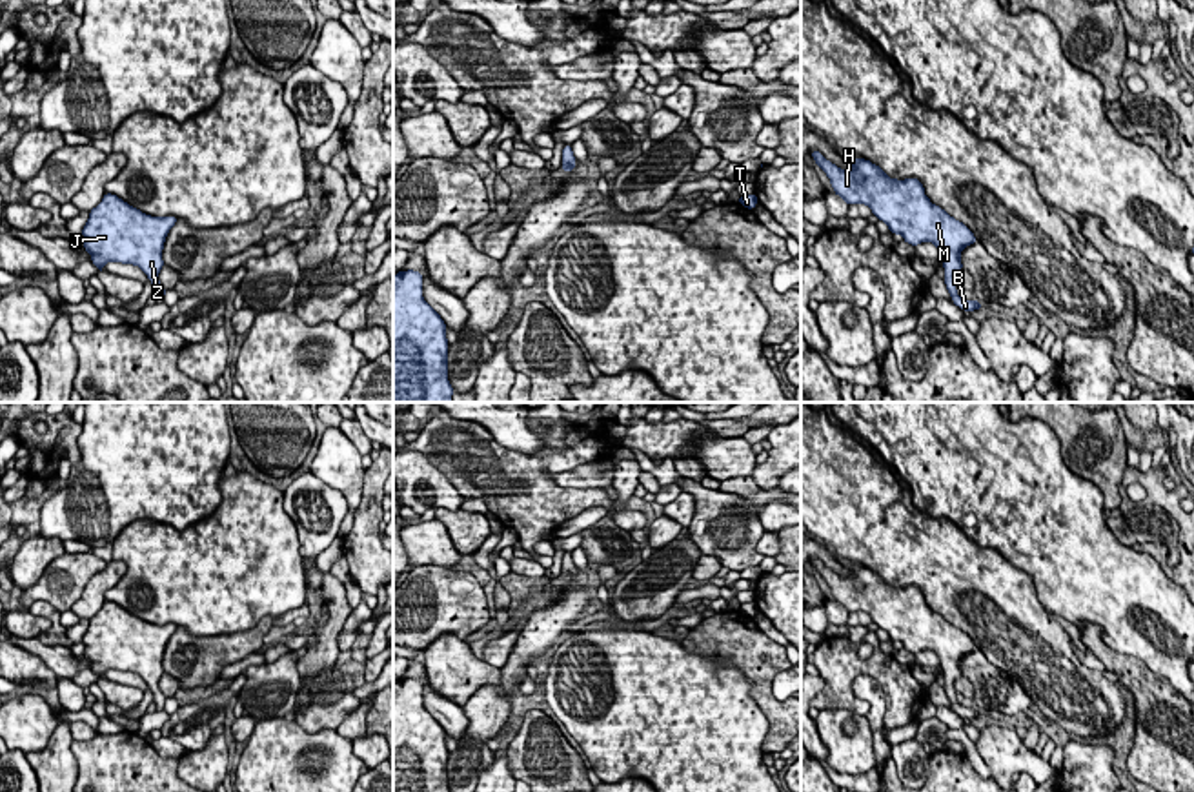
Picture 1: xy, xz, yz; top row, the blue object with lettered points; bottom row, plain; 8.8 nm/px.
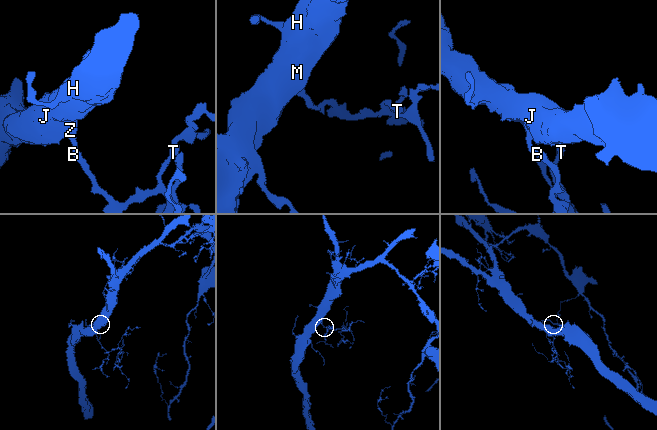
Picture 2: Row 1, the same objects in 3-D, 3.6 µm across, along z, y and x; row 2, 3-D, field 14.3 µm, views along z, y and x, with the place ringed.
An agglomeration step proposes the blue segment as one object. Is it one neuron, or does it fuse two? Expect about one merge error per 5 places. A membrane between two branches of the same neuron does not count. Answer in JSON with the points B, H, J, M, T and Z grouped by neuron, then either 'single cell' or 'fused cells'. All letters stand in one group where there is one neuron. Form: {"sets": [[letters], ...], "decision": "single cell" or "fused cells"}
{"sets": [["B", "H", "J", "M", "T", "Z"]], "decision": "single cell"}

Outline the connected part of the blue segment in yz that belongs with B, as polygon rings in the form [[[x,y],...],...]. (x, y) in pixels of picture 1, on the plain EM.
[[[812,557],[812,566],[830,586],[834,601],[848,614],[859,610],[868,614],[874,624],[914,655],[932,650],[939,657],[945,675],[943,688],[956,714],[963,719],[983,716],[976,706],[959,705],[954,688],[954,683],[963,677],[961,659],[977,646],[963,630],[930,610],[921,588],[890,586],[879,574],[865,566],[852,568],[850,577],[837,575],[815,557]]]

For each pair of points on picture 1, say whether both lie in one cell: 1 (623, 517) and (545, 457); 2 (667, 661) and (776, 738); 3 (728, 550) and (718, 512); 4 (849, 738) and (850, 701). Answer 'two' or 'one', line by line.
1: two
2: two
3: one
4: two

